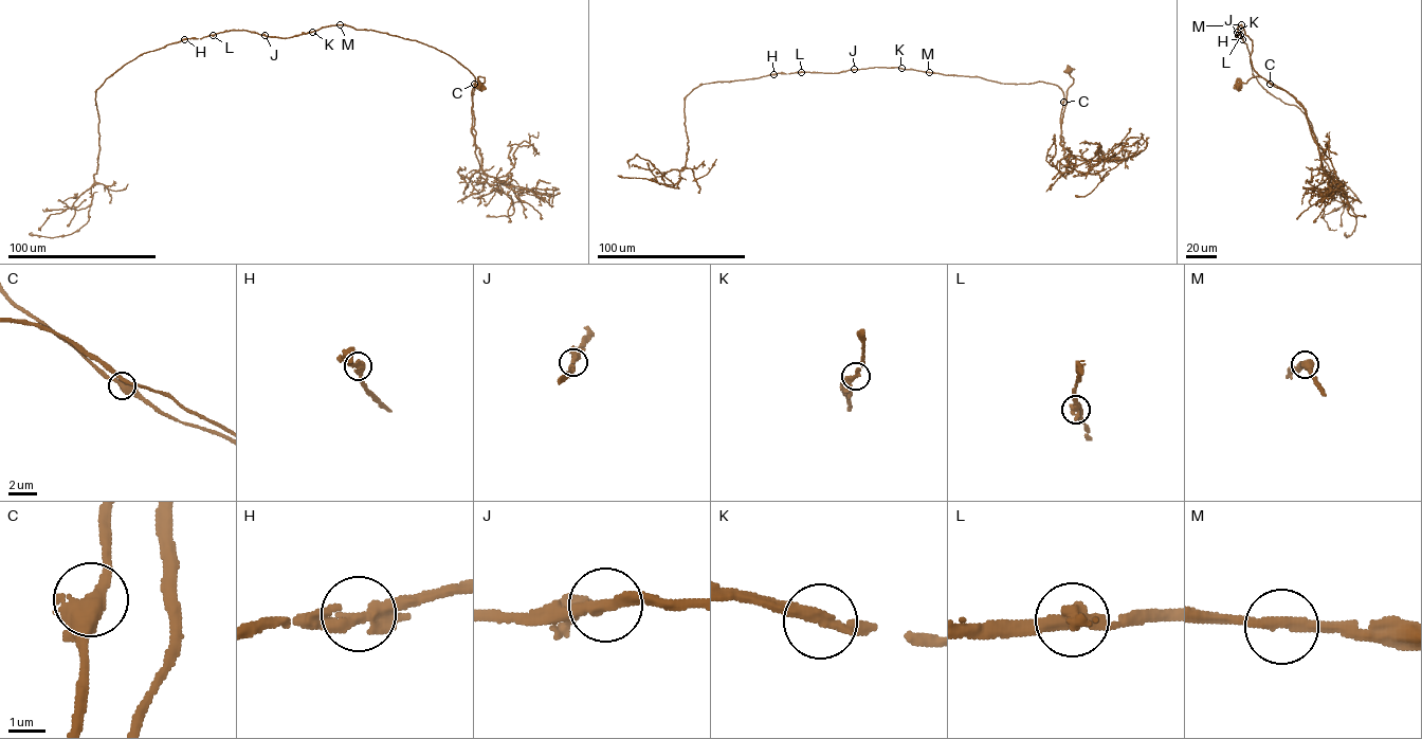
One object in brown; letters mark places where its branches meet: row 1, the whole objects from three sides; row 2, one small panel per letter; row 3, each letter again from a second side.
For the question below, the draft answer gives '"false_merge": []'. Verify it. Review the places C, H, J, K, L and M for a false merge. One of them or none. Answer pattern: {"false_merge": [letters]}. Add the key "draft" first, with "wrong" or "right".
{"draft": "right", "false_merge": []}

